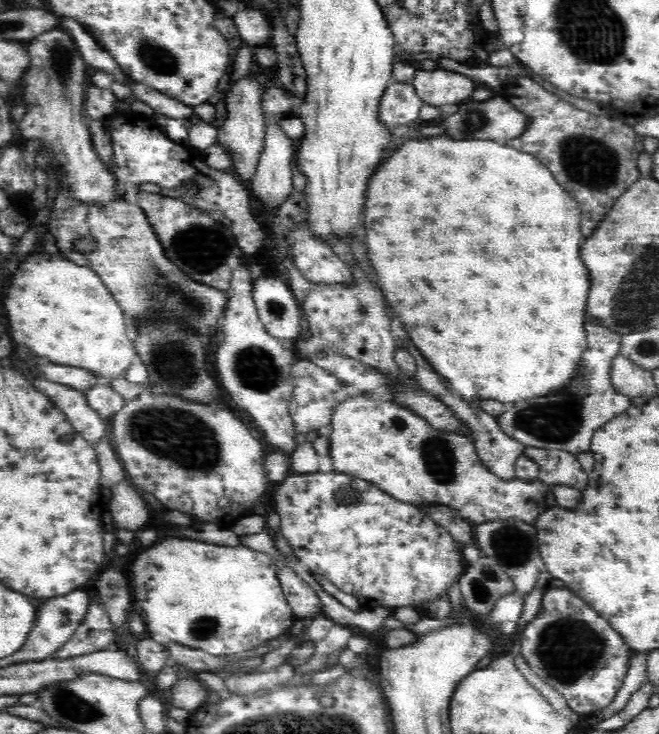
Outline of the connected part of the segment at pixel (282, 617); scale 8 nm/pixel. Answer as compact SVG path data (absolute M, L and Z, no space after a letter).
M172 538L158 540L150 548L145 550L144 554L140 553L134 557L133 565L133 586L135 587L134 594L134 609L143 617L145 623L145 632L159 636L162 640L175 642L180 645L186 645L194 650L204 650L208 654L214 656L238 656L238 654L249 652L262 644L269 643L270 640L278 640L282 637L290 636L298 631L296 628L296 618L293 615L291 606L285 600L285 593L281 587L280 574L282 566L277 557L270 556L266 552L258 552L246 546L216 546L216 544L206 544L206 542L196 542L196 540L180 540L180 538Z

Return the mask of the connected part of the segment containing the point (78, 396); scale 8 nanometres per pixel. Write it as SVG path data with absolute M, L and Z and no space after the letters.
M36 378L34 384L38 384L38 388L42 388L42 392L46 392L53 403L63 410L67 419L82 437L94 444L100 442L108 430L106 420L89 405L86 392L66 386L66 384L56 384L44 378Z

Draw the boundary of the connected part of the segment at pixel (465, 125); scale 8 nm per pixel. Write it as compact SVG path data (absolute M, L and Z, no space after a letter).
M495 95L484 101L468 99L459 103L456 113L444 120L443 125L450 130L450 136L474 138L474 140L495 140L503 144L510 139L517 139L532 127L533 116L517 105L512 104L503 95Z

